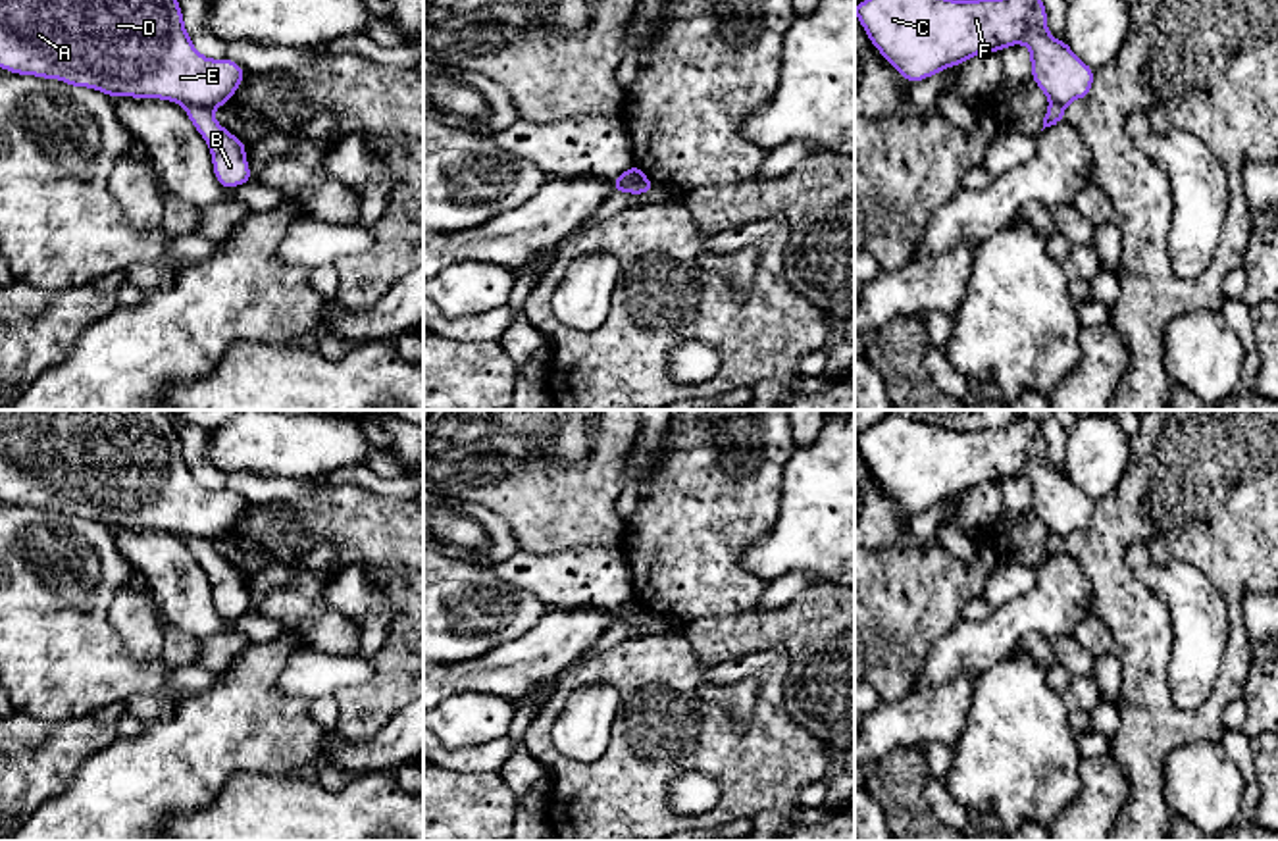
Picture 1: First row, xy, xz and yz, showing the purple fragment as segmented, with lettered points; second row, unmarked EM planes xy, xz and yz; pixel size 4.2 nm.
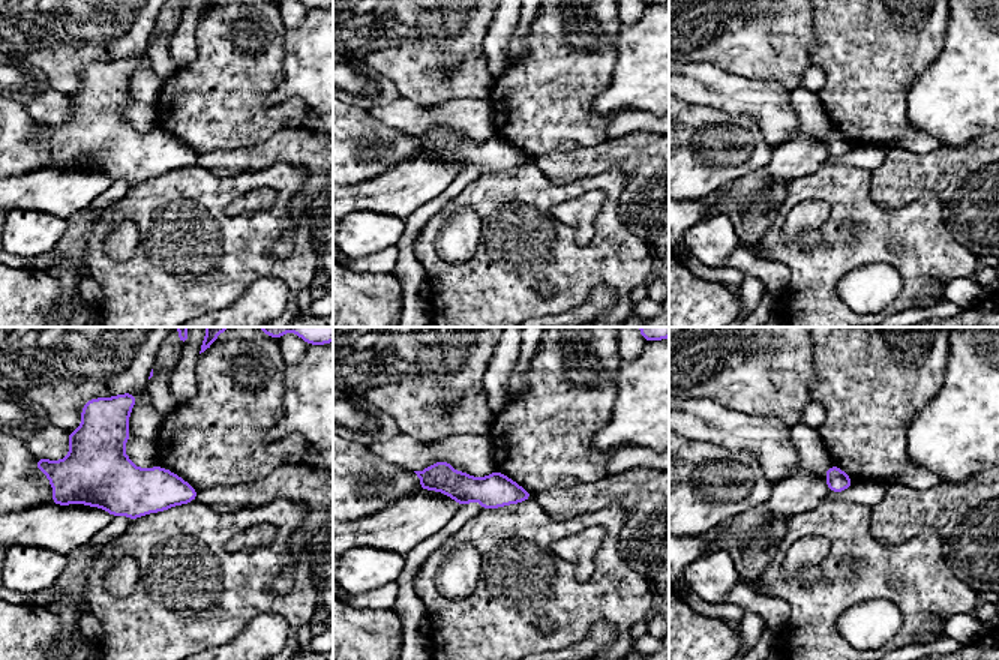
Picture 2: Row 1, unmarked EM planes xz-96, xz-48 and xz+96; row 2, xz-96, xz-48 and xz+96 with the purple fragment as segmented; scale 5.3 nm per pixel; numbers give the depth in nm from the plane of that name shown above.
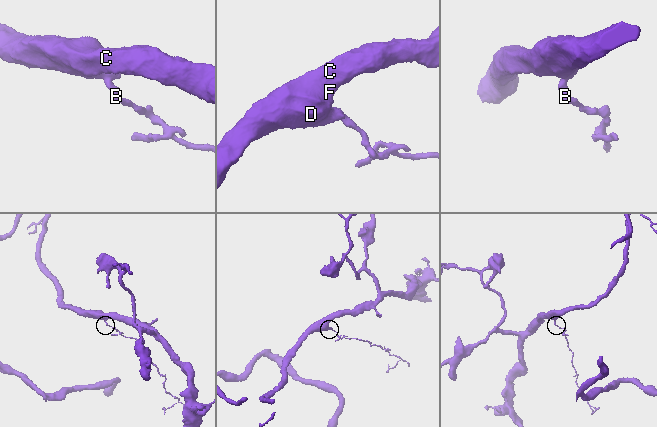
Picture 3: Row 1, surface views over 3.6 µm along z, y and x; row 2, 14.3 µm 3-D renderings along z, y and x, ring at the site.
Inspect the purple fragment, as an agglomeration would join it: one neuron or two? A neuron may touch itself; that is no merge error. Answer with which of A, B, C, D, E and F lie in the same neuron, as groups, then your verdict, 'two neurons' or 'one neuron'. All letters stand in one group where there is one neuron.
groups A C D E F / B; two neurons

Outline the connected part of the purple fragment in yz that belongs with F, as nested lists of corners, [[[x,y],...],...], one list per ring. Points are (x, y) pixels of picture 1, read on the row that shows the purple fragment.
[[[862,0],[855,15],[872,46],[908,83],[924,81],[978,54],[1026,44],[1032,79],[1051,102],[1066,108],[1087,98],[1093,87],[1095,69],[1082,62],[1066,40],[1057,40],[1047,31],[1043,0]]]

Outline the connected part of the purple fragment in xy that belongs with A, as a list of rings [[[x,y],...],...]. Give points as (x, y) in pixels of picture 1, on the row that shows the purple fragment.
[[[0,0],[0,67],[15,75],[94,89],[110,98],[152,96],[210,110],[225,106],[246,75],[233,60],[212,60],[194,48],[177,0]]]

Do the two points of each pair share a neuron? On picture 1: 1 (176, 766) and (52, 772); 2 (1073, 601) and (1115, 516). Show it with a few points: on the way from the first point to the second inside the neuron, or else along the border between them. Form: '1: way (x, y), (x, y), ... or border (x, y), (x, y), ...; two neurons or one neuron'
1: border (112, 741), (95, 751), (74, 780), (45, 801); two neurons
2: border (1076, 559), (1090, 587), (1088, 614); two neurons

